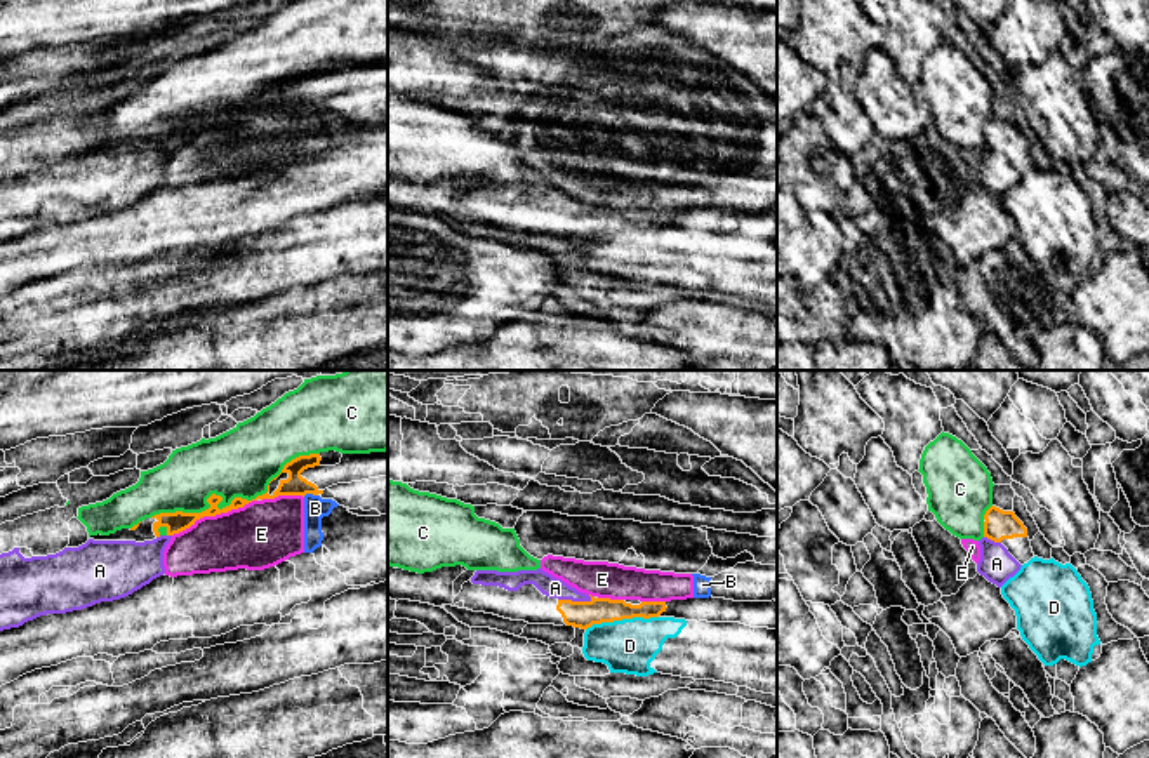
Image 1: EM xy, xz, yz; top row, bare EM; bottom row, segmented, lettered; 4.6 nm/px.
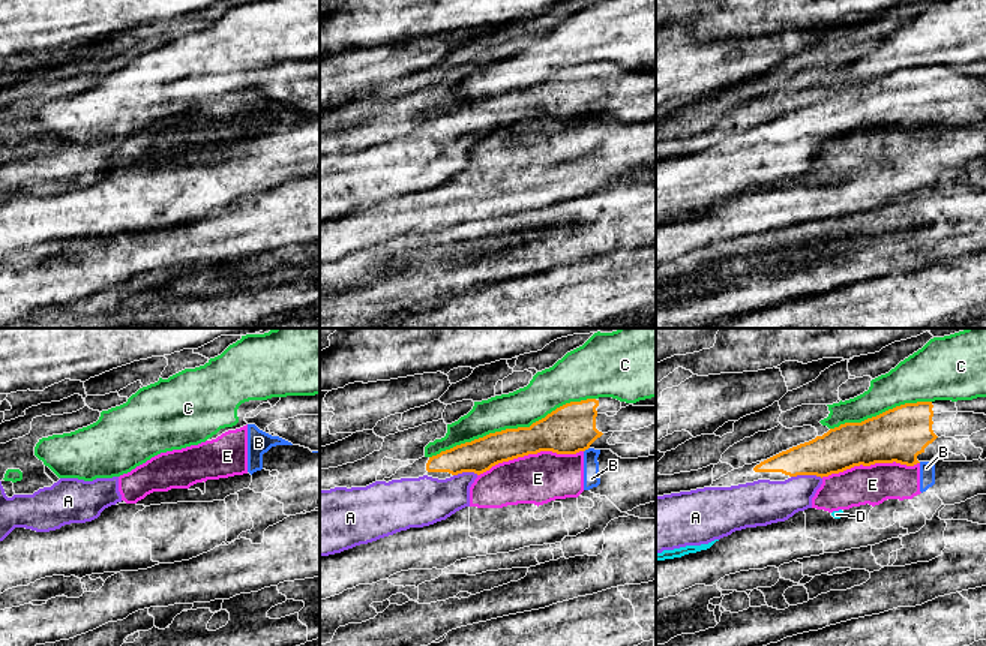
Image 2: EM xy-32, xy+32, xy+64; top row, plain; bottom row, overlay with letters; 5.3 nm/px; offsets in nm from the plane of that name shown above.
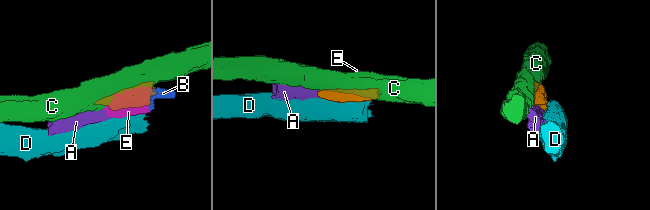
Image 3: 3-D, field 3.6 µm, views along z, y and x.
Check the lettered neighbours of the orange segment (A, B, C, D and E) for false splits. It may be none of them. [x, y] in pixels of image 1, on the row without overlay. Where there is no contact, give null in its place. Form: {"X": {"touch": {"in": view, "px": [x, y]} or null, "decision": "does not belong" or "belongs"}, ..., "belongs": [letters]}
{"A": {"touch": {"in": "xz", "px": [574, 212]}, "decision": "belongs"}, "B": {"touch": {"in": "xy", "px": [310, 103]}, "decision": "does not belong"}, "C": {"touch": {"in": "xy", "px": [226, 117]}, "decision": "does not belong"}, "D": {"touch": {"in": "xz", "px": [621, 230]}, "decision": "does not belong"}, "E": {"touch": {"in": "xy", "px": [214, 126]}, "decision": "does not belong"}, "belongs": ["A"]}

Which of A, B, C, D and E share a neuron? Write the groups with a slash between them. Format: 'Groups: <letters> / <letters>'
Groups: A / B E / C / D

